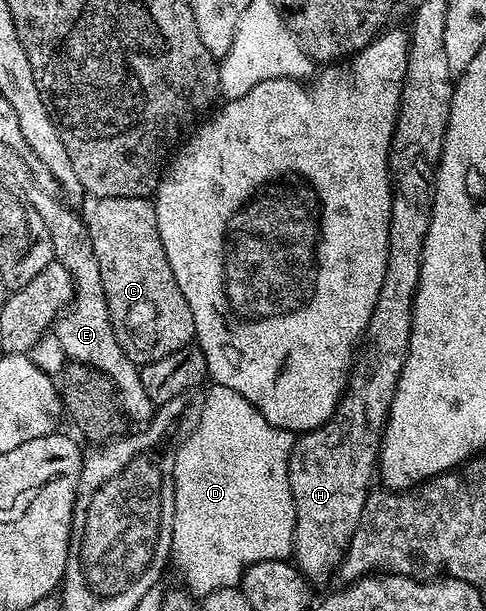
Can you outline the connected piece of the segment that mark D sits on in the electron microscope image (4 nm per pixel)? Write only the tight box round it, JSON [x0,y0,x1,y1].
[171,384,295,595]

